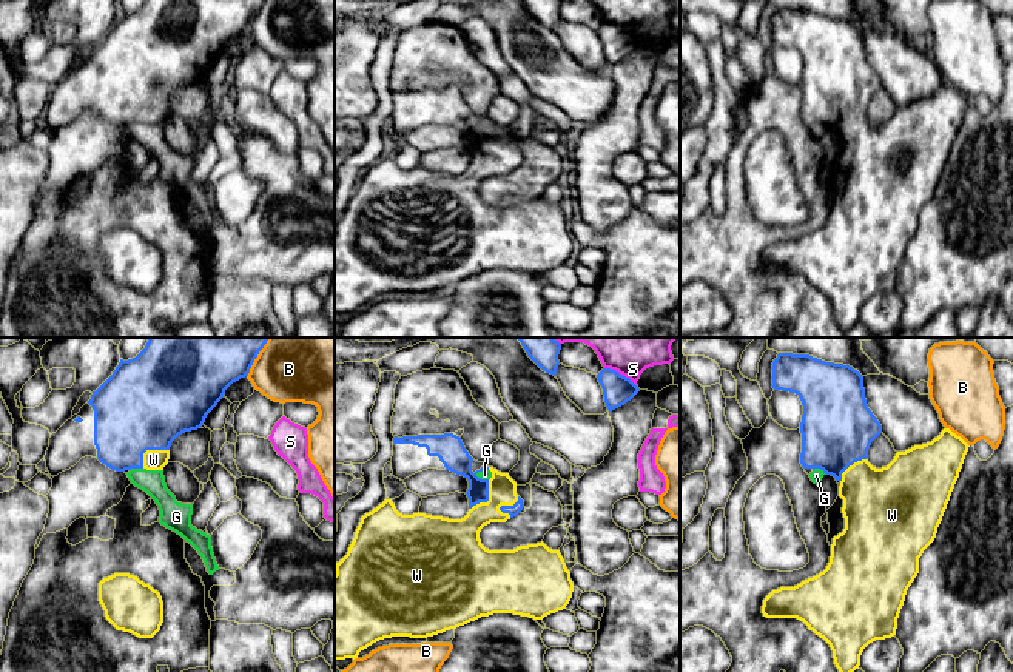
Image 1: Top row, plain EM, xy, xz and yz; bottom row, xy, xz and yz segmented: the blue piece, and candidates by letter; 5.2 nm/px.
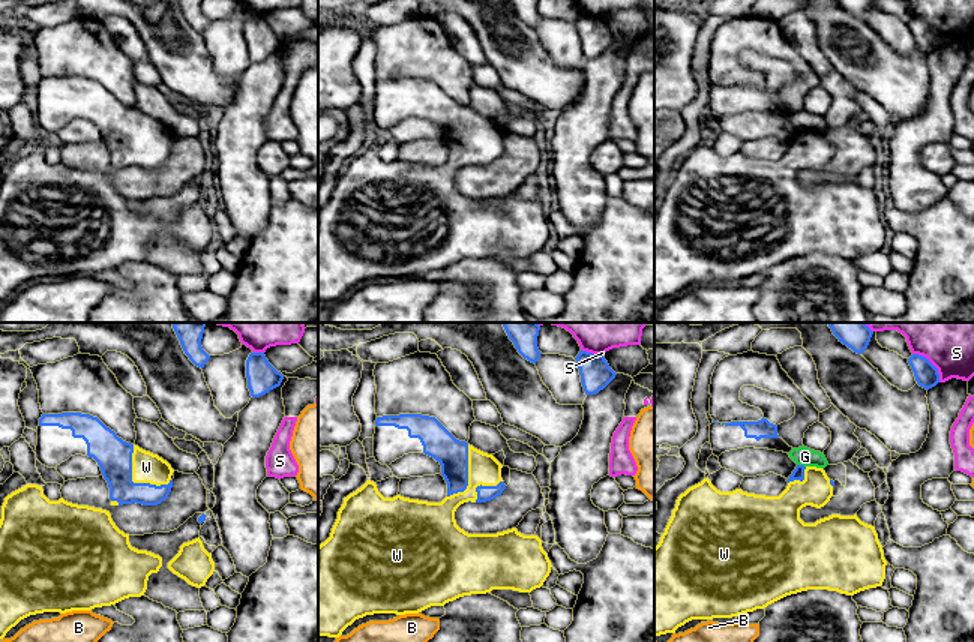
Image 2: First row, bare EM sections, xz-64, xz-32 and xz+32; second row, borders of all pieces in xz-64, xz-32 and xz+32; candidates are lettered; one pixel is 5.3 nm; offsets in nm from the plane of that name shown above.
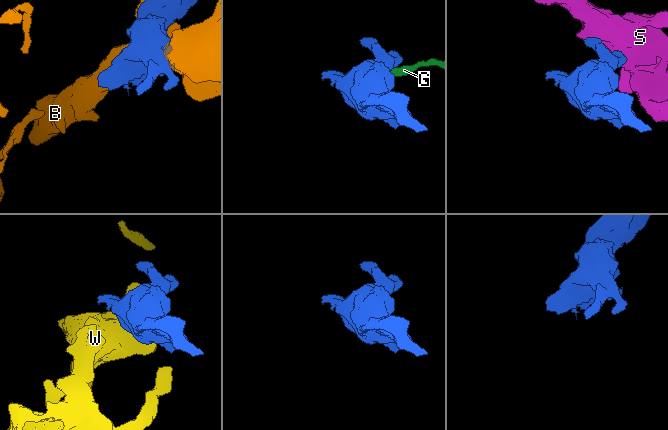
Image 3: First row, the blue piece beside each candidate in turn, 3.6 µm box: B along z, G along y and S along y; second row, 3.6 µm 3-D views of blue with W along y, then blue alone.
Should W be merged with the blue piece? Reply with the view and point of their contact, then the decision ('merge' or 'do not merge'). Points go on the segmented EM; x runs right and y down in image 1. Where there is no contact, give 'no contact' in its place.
contact xy (148, 449); merge

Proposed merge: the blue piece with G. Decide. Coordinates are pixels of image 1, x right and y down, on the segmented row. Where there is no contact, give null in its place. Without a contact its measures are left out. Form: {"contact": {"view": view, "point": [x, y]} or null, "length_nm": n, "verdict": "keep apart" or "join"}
{"contact": {"view": "xy", "point": [136, 467]}, "length_nm": 70, "verdict": "keep apart"}

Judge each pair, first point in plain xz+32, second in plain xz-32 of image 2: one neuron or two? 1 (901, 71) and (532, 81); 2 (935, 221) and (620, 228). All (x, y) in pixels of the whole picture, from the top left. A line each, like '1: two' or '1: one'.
1: one
2: one

